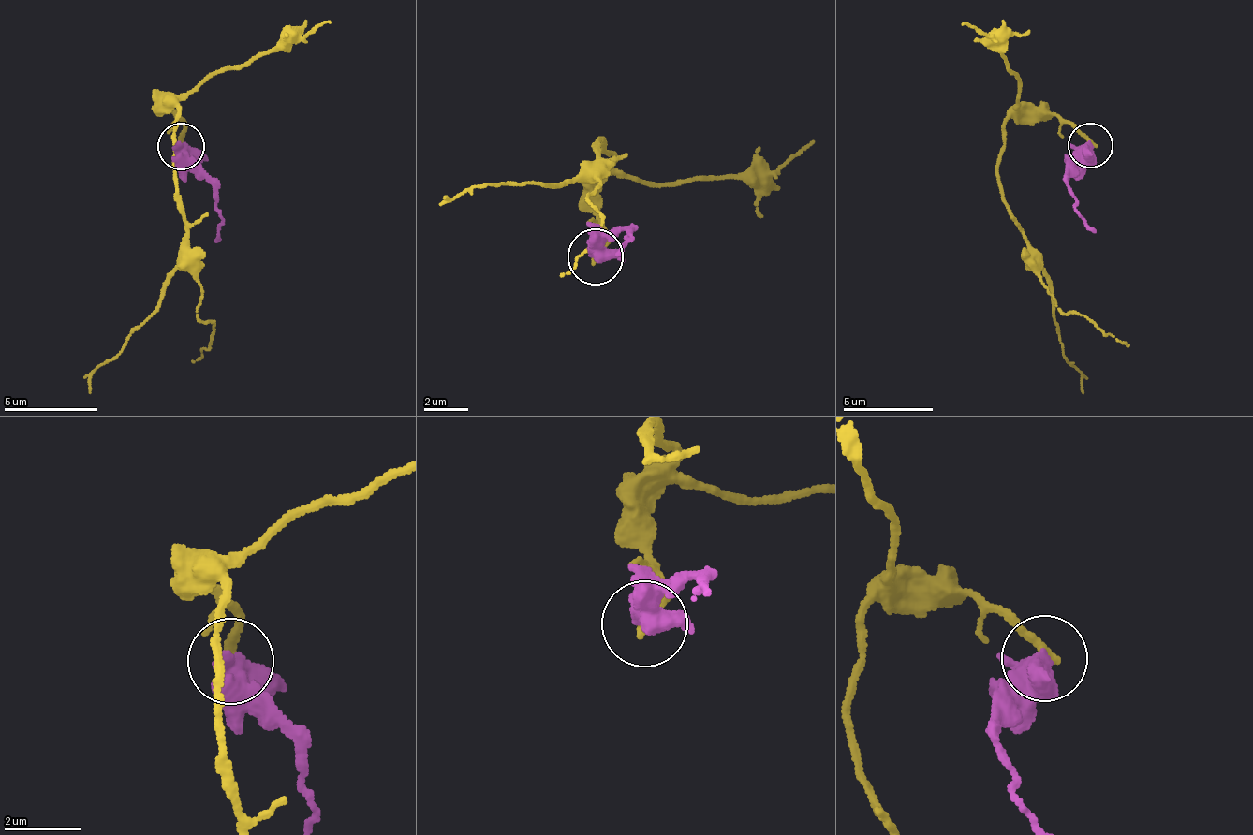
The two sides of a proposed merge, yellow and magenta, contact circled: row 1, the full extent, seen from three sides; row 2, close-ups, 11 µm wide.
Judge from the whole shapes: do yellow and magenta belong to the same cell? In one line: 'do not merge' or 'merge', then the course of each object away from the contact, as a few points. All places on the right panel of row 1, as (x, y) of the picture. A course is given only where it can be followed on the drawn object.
do not merge; yellow runs (1089, 146), (1054, 116), (1013, 116), (999, 191), (1050, 281), (1055, 334), (1084, 392); magenta runs (1089, 146), (1066, 183), (1078, 212), (1098, 231)

